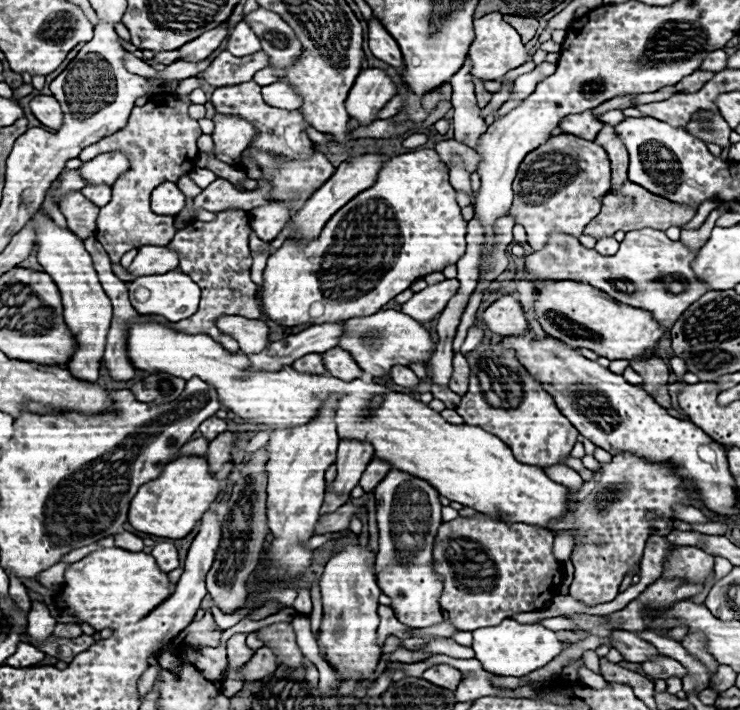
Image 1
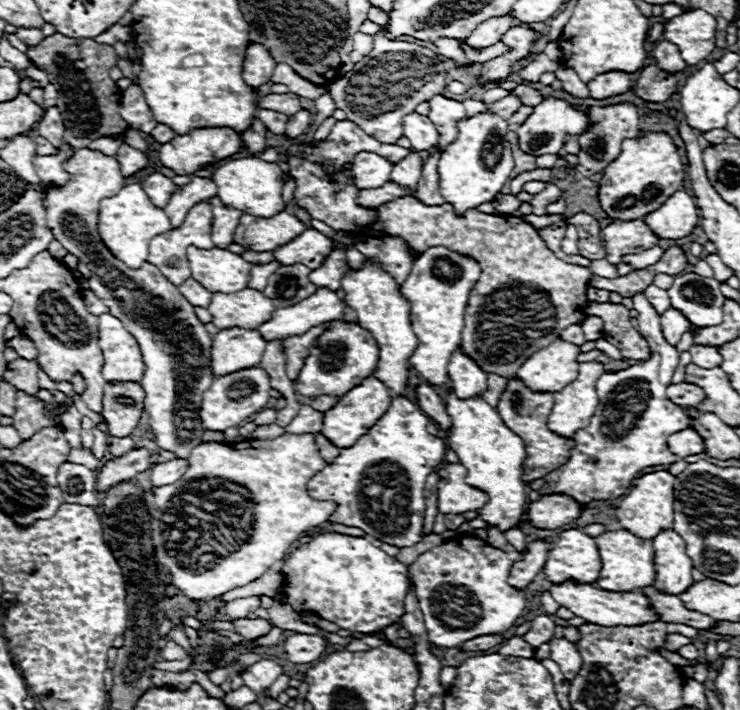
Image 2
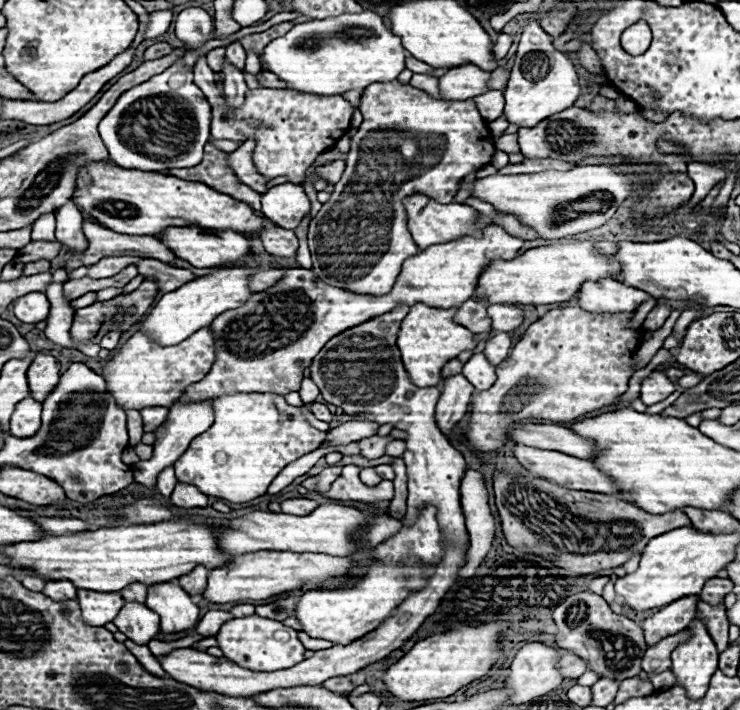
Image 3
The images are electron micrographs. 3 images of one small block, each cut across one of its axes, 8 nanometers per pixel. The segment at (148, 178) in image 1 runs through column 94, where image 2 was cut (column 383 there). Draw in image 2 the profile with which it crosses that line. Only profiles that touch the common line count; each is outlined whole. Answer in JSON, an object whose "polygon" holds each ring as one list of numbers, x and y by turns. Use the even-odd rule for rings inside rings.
{"polygon":[[338,120,330,136,316,146,304,146,300,142,288,148,288,172,296,180,294,198,302,202,306,210,310,210,312,218,322,220,334,230,344,230,350,234,366,234,370,224,374,224,378,218,374,208,364,208,356,202,358,188,354,186,350,162,358,152,376,152,384,158,390,158,392,162,400,162,408,154,408,148,402,148,398,144,382,144,364,134,362,128,358,128,350,120]]}

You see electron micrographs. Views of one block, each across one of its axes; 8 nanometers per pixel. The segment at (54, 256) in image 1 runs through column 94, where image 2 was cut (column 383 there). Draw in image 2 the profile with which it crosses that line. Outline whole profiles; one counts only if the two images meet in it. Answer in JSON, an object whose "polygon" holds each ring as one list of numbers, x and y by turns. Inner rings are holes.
{"polygon":[[366,262,362,270,352,270,346,278,342,278,342,290,346,292,346,300,350,308,358,312,360,326,366,328,372,338,378,344,380,350,380,364,376,368,376,376,386,382,388,388,392,388,396,394,402,394,406,390,408,380,408,358,416,350,416,334,410,326,410,306,400,296,400,288,396,282,384,274,380,266,374,266,372,262]]}

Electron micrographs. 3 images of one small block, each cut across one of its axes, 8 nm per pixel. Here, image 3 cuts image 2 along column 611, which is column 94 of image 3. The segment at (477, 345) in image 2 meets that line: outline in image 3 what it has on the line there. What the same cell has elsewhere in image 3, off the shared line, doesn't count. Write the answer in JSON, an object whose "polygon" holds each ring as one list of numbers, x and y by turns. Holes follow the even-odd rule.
{"polygon":[[108,256,108,258,98,260,96,264,90,264,87,276,94,279,112,277,123,268,136,264,141,259,135,256]]}

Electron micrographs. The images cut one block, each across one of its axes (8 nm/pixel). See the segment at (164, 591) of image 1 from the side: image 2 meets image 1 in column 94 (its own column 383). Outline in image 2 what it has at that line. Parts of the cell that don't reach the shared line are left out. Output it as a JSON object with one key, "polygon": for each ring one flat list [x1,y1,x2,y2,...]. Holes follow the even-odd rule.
{"polygon":[[346,534,316,536,310,544,294,550,282,562,280,572,286,576,282,594,296,612,314,612,320,618,338,624,342,630,370,634,376,630,384,630,404,614,404,598,408,592,408,568,406,564,388,556,384,550,372,546,366,538]]}

